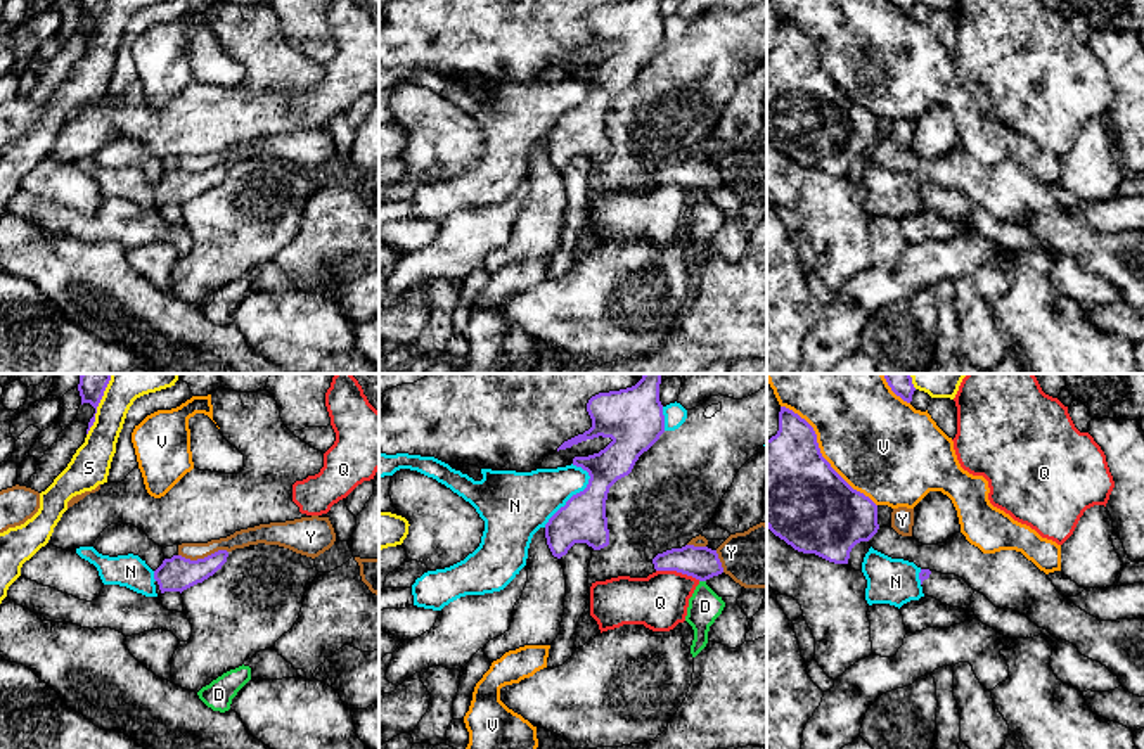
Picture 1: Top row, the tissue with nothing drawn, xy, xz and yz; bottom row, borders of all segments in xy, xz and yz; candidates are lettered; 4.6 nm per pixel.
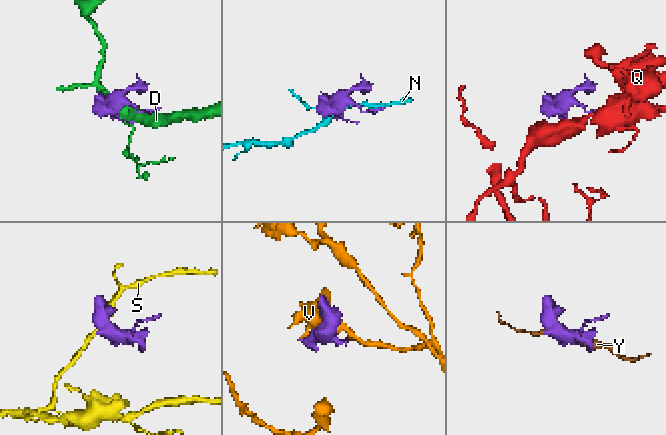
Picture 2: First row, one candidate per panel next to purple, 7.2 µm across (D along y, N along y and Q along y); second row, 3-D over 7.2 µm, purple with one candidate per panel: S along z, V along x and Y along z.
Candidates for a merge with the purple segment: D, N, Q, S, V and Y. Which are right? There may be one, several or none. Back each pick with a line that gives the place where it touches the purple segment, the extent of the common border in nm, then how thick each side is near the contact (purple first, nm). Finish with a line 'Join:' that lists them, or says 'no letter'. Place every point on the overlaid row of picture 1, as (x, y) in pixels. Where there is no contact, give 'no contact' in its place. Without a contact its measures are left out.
Join: no letter

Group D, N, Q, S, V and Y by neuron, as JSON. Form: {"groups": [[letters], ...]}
{"groups": [["D"], ["N"], ["Q"], ["S"], ["V"], ["Y"]]}

